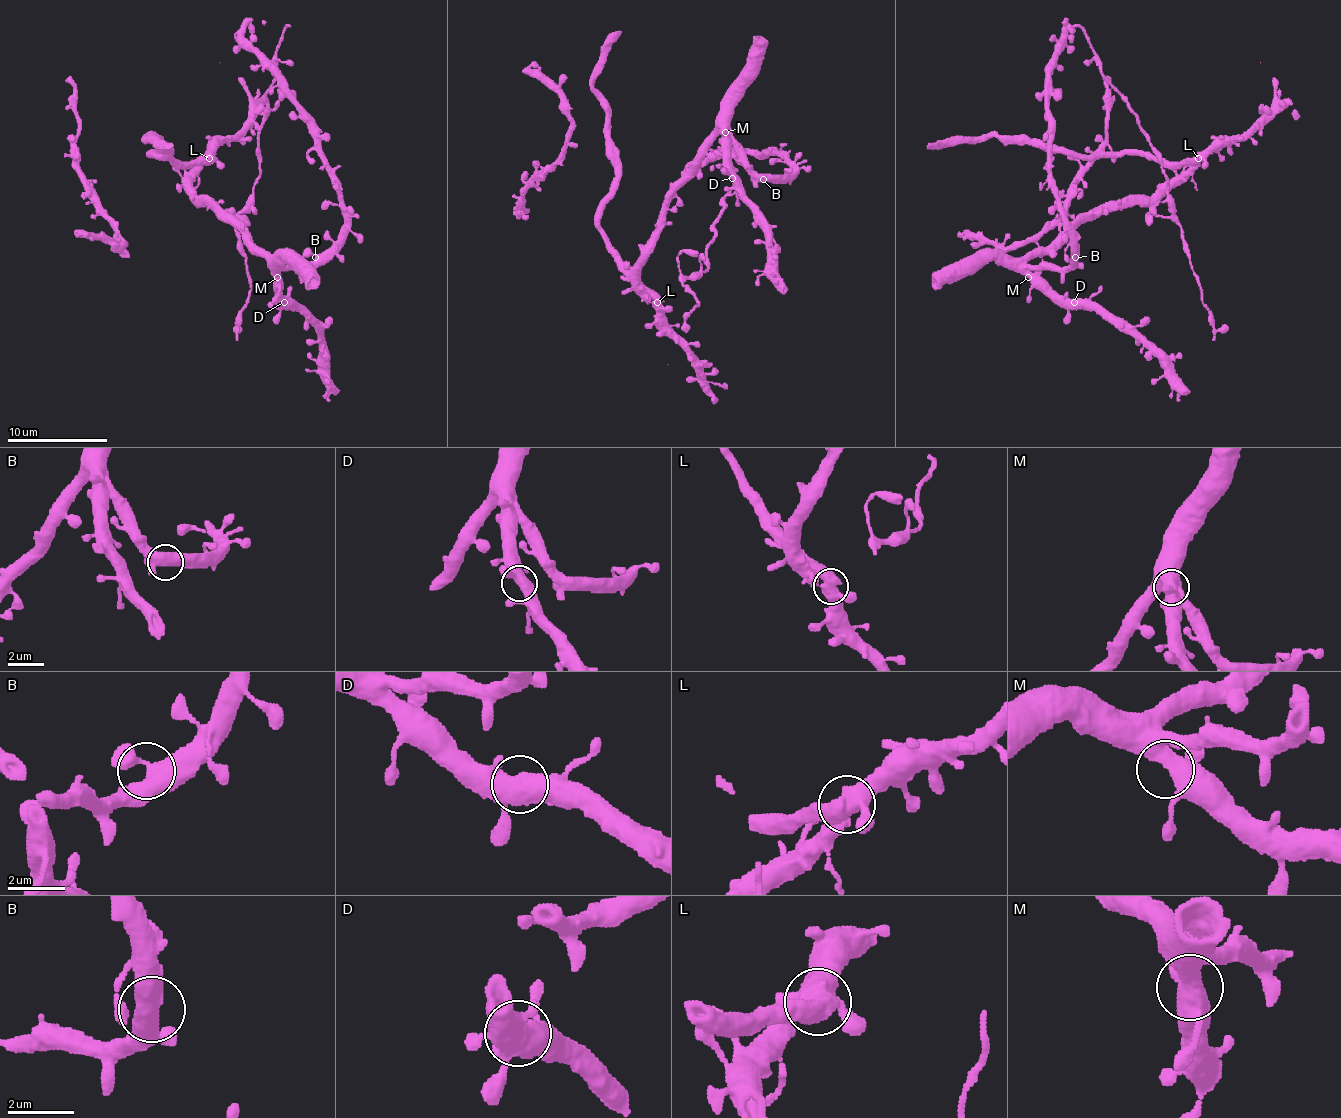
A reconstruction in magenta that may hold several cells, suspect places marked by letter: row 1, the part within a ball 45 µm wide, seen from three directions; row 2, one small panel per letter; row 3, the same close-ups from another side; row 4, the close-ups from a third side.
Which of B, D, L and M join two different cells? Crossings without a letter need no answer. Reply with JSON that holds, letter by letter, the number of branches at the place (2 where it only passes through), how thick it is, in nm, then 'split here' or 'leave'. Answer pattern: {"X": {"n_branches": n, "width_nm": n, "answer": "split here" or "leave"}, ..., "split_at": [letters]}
{"B": {"n_branches": 4, "width_nm": 480, "answer": "leave"}, "D": {"n_branches": 3, "width_nm": 550, "answer": "leave"}, "L": {"n_branches": 3, "width_nm": 600, "answer": "split here"}, "M": {"n_branches": 3, "width_nm": 440, "answer": "leave"}, "split_at": ["L"]}

